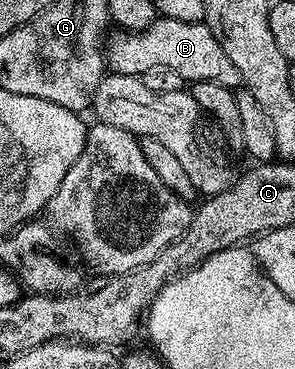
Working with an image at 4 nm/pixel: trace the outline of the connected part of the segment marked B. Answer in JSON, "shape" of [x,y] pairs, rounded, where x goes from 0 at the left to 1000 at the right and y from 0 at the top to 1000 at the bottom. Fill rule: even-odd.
{"shape":[[[532,46],[529,60],[478,92],[397,79],[359,103],[359,179],[383,201],[471,206],[495,195],[495,184],[576,184],[603,195],[603,206],[617,206],[637,228],[722,222],[790,238],[817,230],[807,184],[793,184],[780,152],[753,141],[753,119],[725,108],[725,87],[712,87],[692,60]]]}

